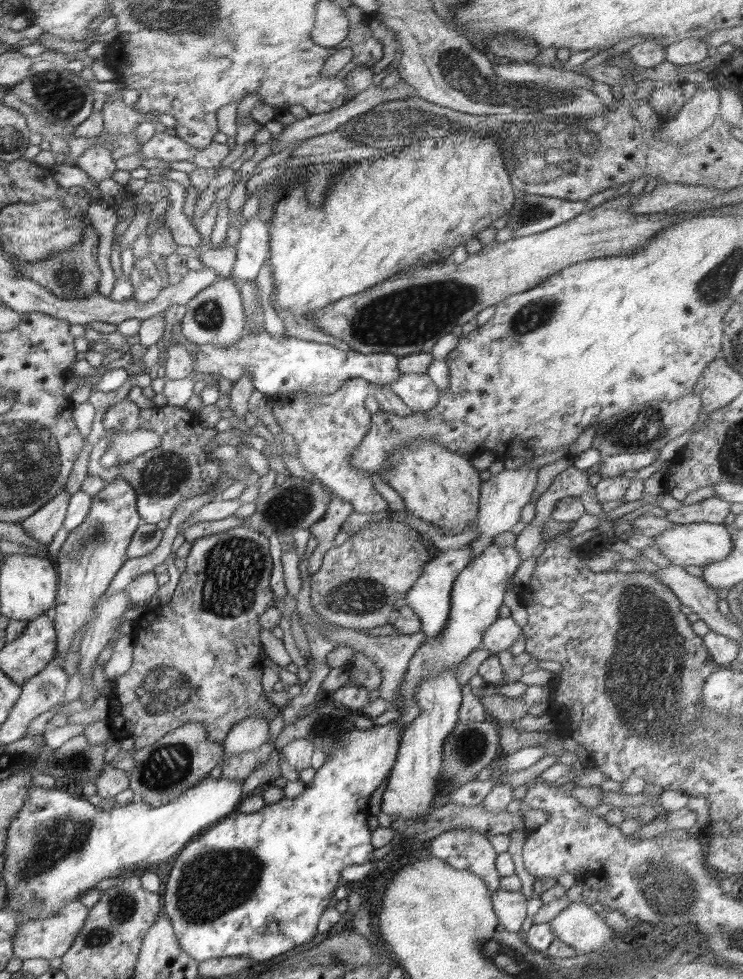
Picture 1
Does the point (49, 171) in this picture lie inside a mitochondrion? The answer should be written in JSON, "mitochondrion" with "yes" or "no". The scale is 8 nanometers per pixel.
{"mitochondrion":"no"}

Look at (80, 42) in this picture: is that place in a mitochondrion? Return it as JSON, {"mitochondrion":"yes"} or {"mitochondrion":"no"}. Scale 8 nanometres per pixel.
{"mitochondrion":"no"}

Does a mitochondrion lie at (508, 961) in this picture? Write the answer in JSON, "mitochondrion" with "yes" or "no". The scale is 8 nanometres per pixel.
{"mitochondrion":"yes"}

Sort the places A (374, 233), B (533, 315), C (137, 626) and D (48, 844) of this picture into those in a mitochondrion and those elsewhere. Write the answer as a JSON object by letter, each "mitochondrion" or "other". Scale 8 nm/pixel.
{"A":"other","B":"mitochondrion","C":"other","D":"mitochondrion"}

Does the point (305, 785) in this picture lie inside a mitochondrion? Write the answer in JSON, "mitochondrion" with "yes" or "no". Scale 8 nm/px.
{"mitochondrion":"no"}

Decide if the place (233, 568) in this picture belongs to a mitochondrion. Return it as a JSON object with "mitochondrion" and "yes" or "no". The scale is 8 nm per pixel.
{"mitochondrion":"yes"}

